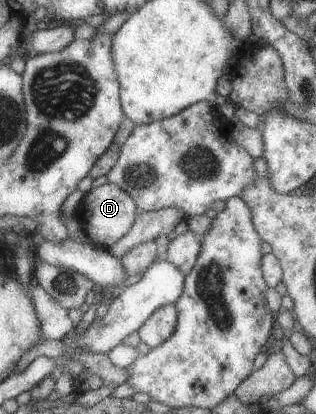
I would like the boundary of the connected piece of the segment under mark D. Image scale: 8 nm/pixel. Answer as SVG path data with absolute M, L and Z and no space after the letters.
M105 183L95 189L89 189L83 194L76 218L90 238L91 244L107 250L116 240L127 234L136 214L138 211L133 199L118 186Z

